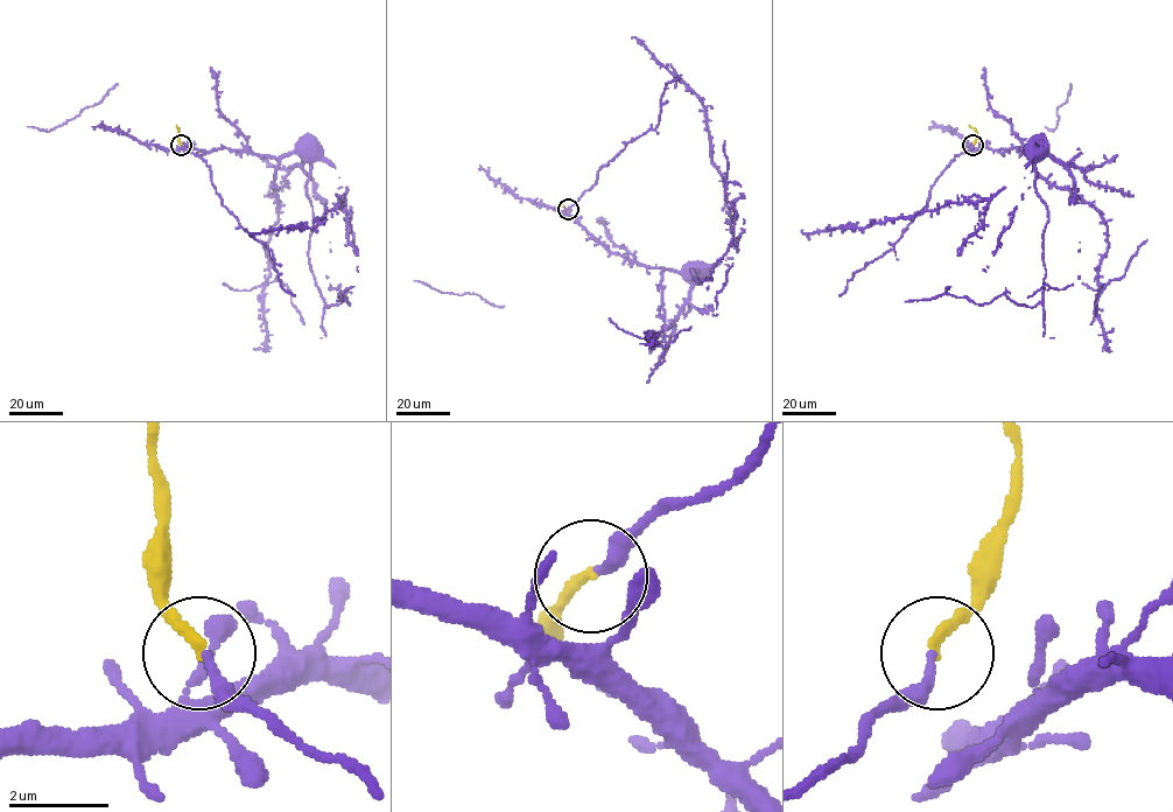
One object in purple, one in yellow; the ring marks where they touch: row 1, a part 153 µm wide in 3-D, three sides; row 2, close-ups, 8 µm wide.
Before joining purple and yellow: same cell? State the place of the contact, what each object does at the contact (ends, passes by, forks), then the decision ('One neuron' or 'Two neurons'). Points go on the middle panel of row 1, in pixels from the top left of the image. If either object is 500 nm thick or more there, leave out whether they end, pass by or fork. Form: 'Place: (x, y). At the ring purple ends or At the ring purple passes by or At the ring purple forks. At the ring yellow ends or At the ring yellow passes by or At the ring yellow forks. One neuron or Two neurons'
Place: (568, 209). At the ring purple ends. At the ring yellow ends. One neuron

